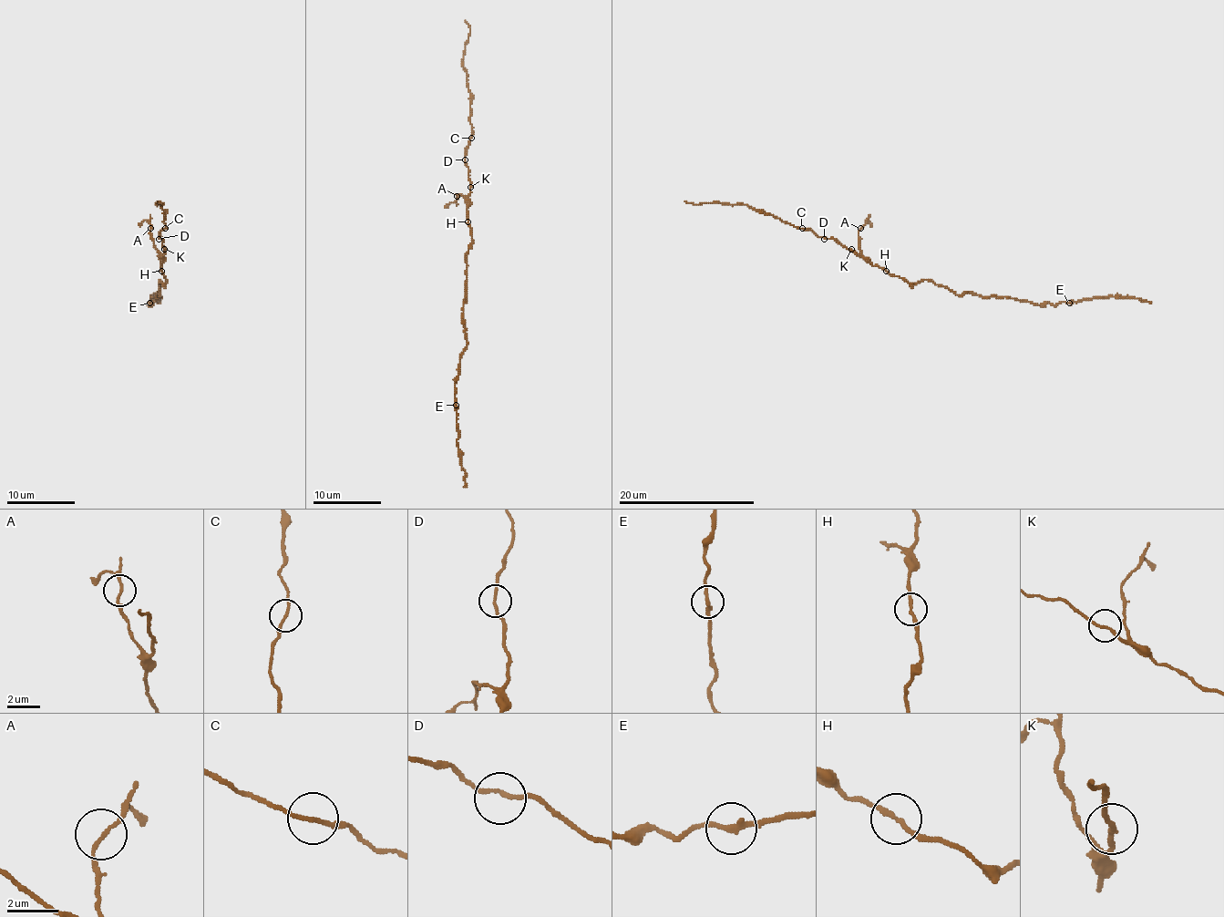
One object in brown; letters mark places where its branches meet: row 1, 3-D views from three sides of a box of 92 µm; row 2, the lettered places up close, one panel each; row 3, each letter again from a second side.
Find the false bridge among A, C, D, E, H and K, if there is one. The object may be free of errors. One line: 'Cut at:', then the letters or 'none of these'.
Cut at: C

